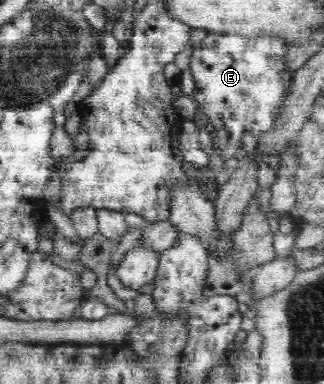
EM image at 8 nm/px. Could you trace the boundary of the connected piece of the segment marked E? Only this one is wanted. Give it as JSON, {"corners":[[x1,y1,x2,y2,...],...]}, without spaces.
{"corners":[[210,32,200,45,194,46,190,73,195,80,195,101,215,126,214,146,223,161,237,156,245,144,241,137,247,132,255,137,263,136,275,126,275,118,292,86,293,72,285,63,287,50,287,45,279,39,243,38]]}

